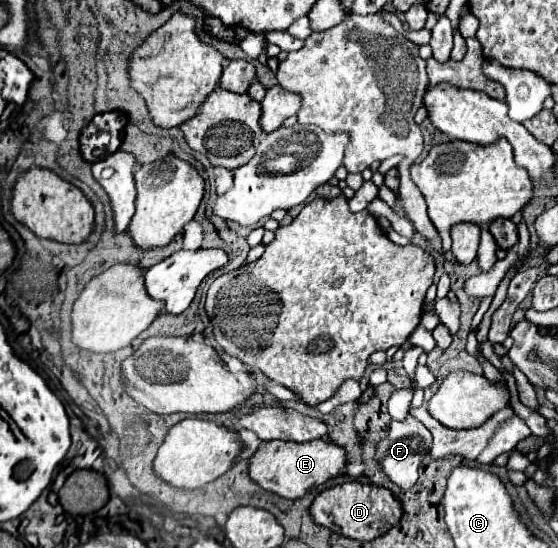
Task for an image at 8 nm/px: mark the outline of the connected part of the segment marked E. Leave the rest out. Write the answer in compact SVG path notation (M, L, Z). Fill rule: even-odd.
M271 440L261 442L255 454L249 458L249 478L257 482L263 490L275 492L281 498L303 498L315 486L325 484L335 478L337 472L345 466L345 450L335 446L329 440L311 440L311 442L285 442Z

